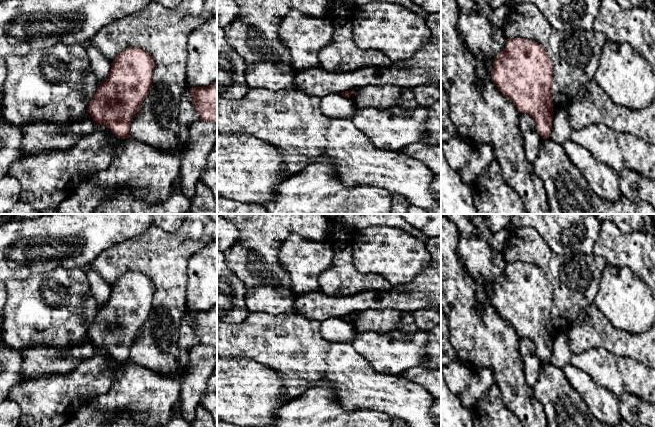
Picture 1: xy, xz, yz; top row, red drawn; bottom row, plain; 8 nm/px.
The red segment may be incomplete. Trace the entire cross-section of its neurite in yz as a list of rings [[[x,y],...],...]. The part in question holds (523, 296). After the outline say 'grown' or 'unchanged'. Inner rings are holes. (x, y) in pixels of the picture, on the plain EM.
[[[507,263],[504,273],[495,281],[491,303],[496,312],[513,326],[518,337],[527,337],[534,343],[540,360],[549,362],[554,339],[553,288],[544,272],[536,265],[529,263]]]; unchanged

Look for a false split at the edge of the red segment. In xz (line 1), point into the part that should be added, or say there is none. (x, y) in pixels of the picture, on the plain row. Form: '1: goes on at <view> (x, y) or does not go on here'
1: does not go on here

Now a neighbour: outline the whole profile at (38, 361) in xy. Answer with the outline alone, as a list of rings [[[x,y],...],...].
[[[87,335],[80,345],[71,348],[68,355],[62,355],[56,349],[46,345],[24,349],[19,351],[23,379],[38,379],[51,374],[69,373],[82,360],[91,358],[96,350]]]

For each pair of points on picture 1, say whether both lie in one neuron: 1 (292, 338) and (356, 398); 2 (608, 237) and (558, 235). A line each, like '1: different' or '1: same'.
1: same
2: different

